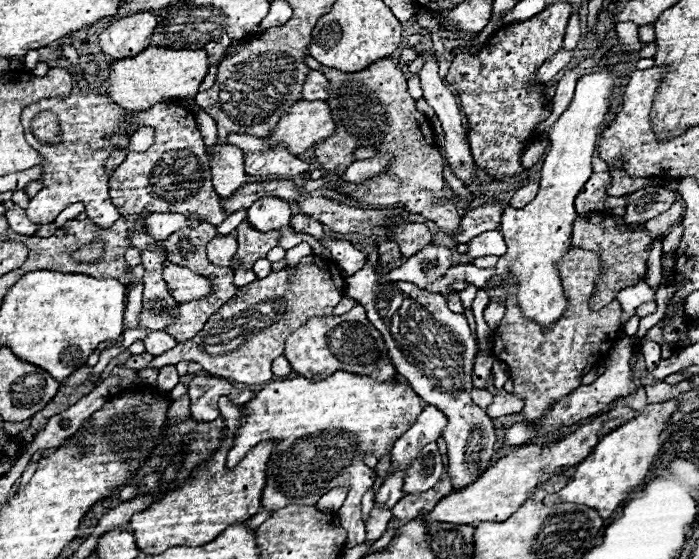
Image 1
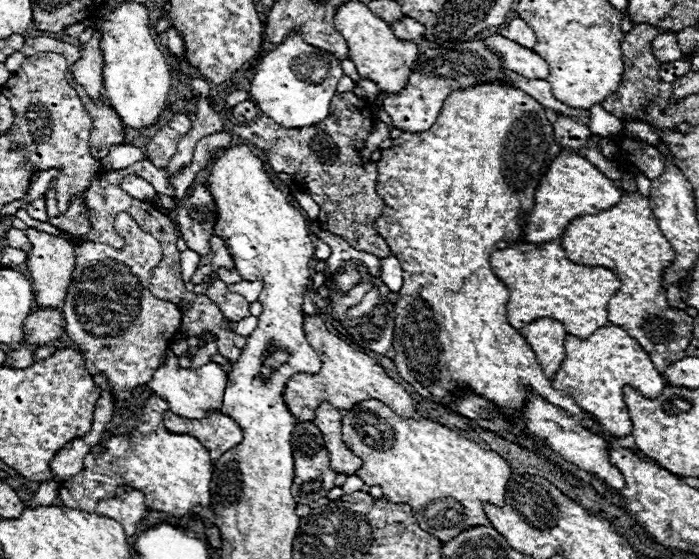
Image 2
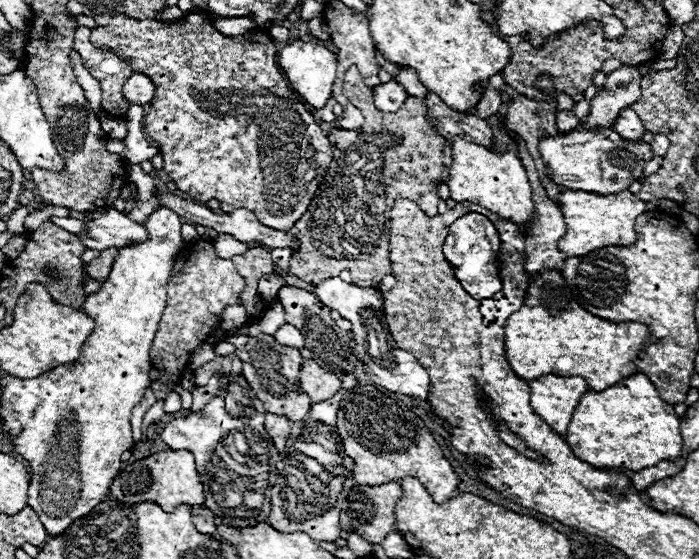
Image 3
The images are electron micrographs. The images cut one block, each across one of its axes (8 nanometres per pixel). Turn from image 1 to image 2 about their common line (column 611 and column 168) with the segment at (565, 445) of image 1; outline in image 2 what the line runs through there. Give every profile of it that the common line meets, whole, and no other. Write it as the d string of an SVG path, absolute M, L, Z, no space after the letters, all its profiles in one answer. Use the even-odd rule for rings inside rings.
M170 410L164 412L164 426L174 434L192 434L200 444L210 452L210 458L216 460L230 448L242 442L240 426L220 412L210 412L202 420L188 420Z

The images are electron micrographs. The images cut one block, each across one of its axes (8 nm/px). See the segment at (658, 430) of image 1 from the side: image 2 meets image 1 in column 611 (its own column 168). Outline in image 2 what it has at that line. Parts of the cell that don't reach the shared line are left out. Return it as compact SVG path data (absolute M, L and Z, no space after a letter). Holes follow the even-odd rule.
M152 394L144 404L144 414L128 436L106 438L106 452L84 458L84 468L76 476L60 484L62 506L96 512L98 500L102 496L114 496L118 486L130 486L146 494L146 502L152 510L186 516L194 506L210 508L210 482L212 482L212 460L208 450L188 434L172 434L164 428L162 414L168 404Z

